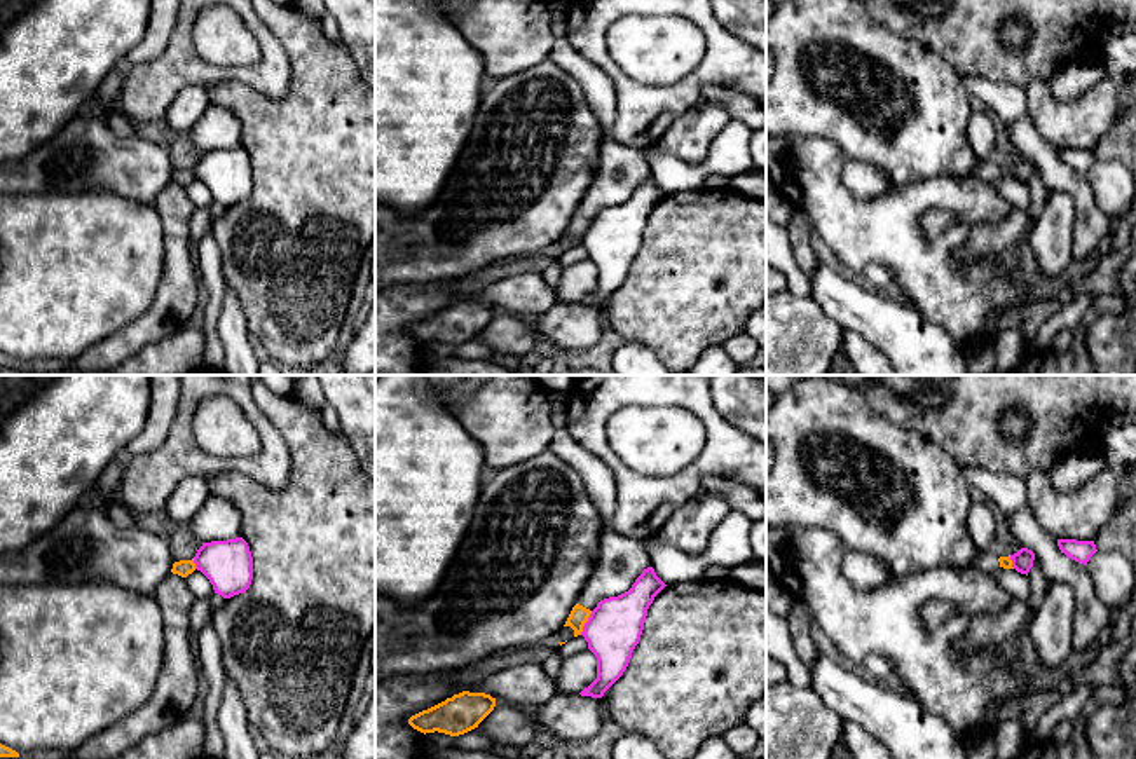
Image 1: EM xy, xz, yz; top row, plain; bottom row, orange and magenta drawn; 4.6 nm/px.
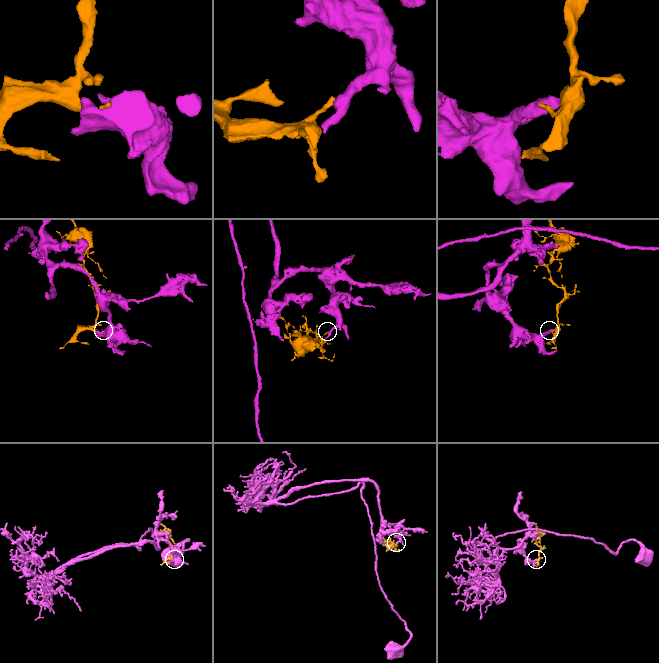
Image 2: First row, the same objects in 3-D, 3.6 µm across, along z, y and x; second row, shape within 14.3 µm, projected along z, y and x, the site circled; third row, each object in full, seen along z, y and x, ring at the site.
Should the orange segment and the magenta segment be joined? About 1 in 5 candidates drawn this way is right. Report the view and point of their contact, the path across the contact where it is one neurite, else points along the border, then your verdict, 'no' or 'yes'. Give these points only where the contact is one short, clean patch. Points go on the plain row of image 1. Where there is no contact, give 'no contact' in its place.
contact xz (585, 231); border xz (592, 220), (580, 243); no

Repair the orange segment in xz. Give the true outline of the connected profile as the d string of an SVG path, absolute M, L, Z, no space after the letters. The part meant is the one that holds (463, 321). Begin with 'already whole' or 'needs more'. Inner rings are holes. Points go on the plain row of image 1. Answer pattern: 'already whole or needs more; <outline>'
already whole; M462 300L445 311L422 319L408 328L408 333L421 342L464 344L494 319L496 307L485 302Z

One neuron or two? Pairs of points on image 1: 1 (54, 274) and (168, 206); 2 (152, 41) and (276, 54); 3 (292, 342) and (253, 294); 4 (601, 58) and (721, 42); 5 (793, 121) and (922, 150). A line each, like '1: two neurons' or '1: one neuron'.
1: two neurons
2: two neurons
3: one neuron
4: one neuron
5: one neuron

